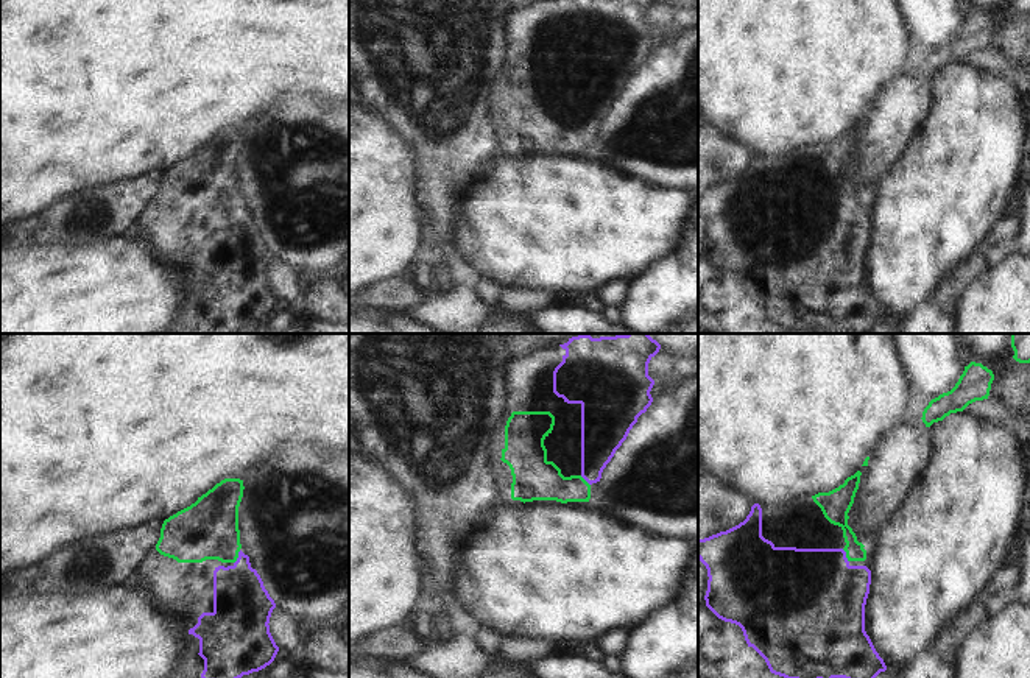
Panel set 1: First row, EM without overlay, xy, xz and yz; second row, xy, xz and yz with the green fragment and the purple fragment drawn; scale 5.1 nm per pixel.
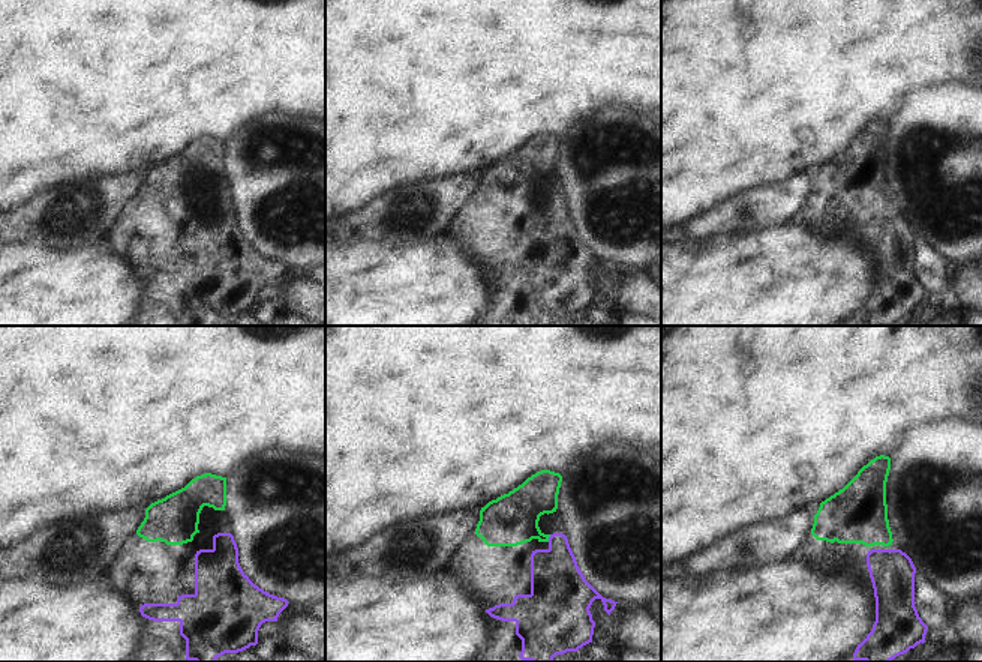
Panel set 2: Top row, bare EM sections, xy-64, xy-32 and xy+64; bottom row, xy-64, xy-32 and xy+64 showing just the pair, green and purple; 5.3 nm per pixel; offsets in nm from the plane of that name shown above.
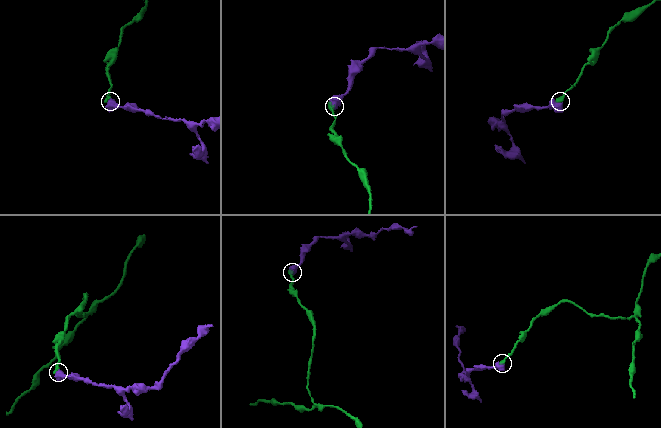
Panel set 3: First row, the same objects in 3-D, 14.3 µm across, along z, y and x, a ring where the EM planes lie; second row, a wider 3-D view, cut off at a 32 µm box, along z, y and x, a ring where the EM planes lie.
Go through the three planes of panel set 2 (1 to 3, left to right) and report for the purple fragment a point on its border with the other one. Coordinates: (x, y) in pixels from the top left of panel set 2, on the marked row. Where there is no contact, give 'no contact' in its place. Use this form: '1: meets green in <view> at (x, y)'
1: no contact
2: meets green in xy-32 at (549, 536)
3: no contact

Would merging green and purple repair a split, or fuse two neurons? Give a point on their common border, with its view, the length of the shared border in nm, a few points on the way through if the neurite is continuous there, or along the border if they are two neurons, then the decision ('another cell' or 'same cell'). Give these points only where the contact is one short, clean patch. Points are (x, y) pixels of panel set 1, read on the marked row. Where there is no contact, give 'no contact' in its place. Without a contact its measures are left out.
meets green in xy at (237, 557); contact 80 nm long; runs through xy (208, 529), (237, 557), (242, 605); same cell

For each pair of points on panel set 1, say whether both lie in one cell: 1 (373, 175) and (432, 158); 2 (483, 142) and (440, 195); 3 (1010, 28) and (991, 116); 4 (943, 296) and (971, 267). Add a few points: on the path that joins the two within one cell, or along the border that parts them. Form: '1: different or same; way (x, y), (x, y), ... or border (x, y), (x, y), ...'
1: different; border (398, 131), (415, 155), (418, 200)
2: same; way (471, 155), (443, 183)
3: different; border (999, 75), (1013, 83)
4: same; way (951, 289), (965, 275)

